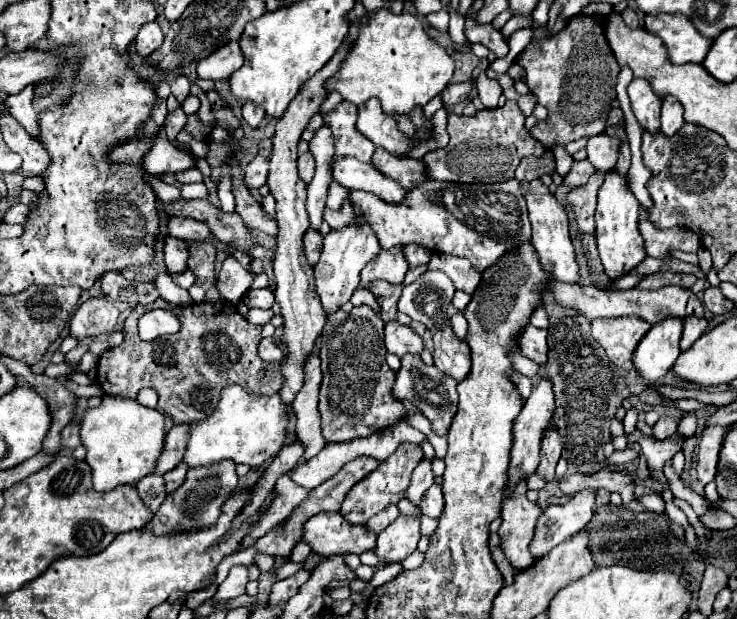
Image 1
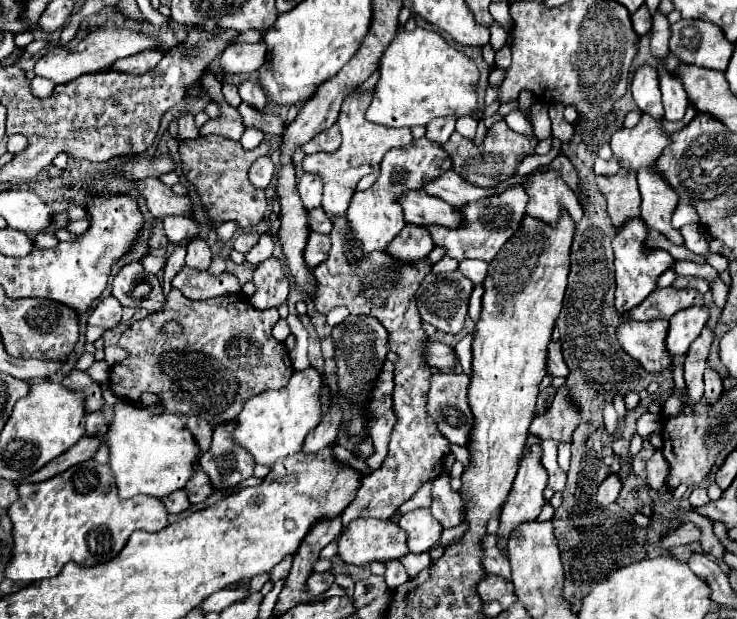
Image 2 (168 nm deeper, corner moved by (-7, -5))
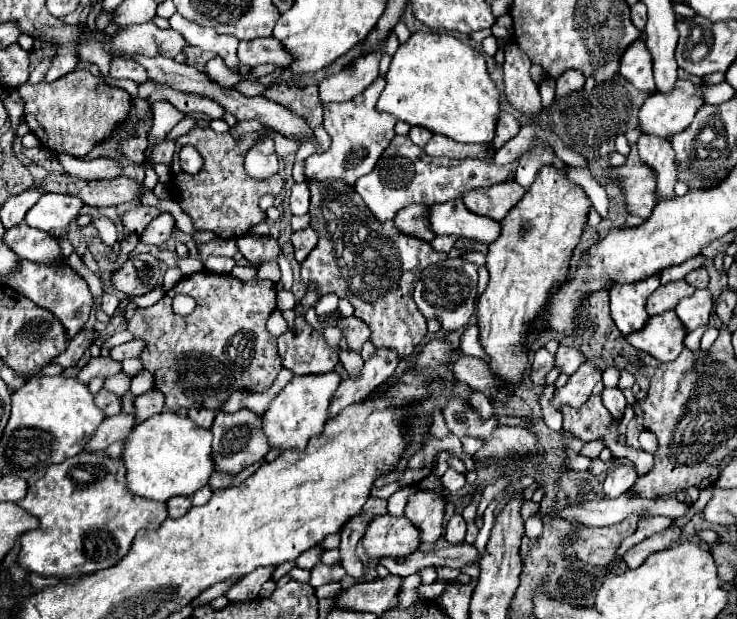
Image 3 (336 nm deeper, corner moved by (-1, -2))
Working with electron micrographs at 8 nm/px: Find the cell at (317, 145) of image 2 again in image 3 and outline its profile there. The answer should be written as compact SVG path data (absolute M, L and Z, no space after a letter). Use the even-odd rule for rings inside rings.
M291 83L273 85L263 93L263 97L273 99L295 115L303 117L311 129L323 123L323 103L317 93L317 83L305 83L303 87Z

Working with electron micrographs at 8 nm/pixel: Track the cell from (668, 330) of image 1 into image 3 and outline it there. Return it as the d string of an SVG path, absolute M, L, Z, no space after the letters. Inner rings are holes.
M697 289L691 297L681 299L681 303L675 307L675 313L681 319L687 333L707 325L711 311L713 311L713 297L707 289Z

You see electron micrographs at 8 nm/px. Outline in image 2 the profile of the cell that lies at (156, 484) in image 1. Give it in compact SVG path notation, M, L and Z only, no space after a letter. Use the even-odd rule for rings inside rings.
M185 490L173 492L173 494L169 494L167 498L161 498L161 500L163 500L163 504L167 506L167 512L169 512L169 514L181 514L181 512L189 510L189 506L191 506Z

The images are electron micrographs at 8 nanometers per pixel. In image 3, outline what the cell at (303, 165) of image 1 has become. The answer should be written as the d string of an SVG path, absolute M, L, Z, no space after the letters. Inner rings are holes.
M295 183L291 187L291 197L289 197L289 207L295 215L305 215L309 209L309 183Z

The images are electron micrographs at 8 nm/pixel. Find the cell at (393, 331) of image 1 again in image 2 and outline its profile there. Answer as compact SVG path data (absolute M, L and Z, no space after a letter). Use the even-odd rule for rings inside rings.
M427 342L427 350L425 350L427 362L431 362L433 368L439 368L443 372L451 370L457 366L457 354L451 346L445 346L441 342Z

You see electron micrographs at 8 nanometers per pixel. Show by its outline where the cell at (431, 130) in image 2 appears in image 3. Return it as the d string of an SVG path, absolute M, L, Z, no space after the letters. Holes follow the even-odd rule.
M411 127L409 137L413 143L417 143L419 147L425 147L429 143L429 139L433 137L433 133L429 133L425 127Z

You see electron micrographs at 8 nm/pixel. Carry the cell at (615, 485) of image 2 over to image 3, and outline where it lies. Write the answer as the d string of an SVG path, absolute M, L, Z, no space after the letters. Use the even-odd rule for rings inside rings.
M619 465L617 469L609 471L607 477L605 477L605 483L603 483L603 493L607 497L617 497L625 491L631 489L631 485L637 481L637 471L635 467L629 467L629 465Z

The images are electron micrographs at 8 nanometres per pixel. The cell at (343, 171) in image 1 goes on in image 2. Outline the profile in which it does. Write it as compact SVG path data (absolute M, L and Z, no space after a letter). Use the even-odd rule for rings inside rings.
M423 190L407 192L399 202L405 212L405 222L419 226L445 226L445 228L463 226L463 216L459 208L443 202L441 198L429 196Z

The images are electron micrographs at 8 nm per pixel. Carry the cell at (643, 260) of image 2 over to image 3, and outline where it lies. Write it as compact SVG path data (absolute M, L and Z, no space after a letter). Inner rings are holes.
M659 273L637 283L613 283L609 289L611 317L623 335L639 331L647 323L647 297L659 287Z

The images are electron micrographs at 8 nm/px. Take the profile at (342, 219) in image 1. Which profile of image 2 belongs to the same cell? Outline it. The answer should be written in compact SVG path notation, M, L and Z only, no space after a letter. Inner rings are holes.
M353 90L349 94L349 98L343 102L339 118L337 118L337 124L343 134L343 142L341 142L339 150L331 152L331 154L325 154L325 152L309 154L301 162L303 172L315 174L317 178L321 178L321 182L323 182L323 210L331 216L341 216L347 212L347 206L353 198L357 182L363 176L379 170L379 164L381 164L385 152L389 152L391 148L403 148L413 142L411 130L403 130L403 128L391 130L387 126L379 126L375 122L369 122L365 118L369 104L371 104L371 90L369 92Z

